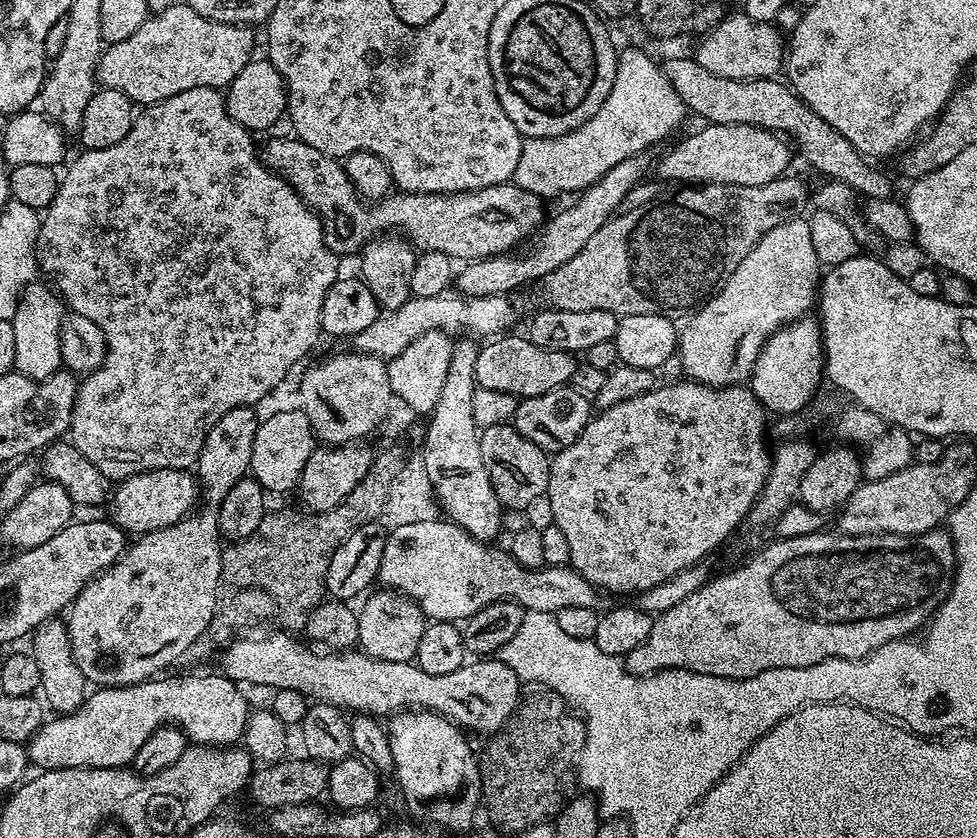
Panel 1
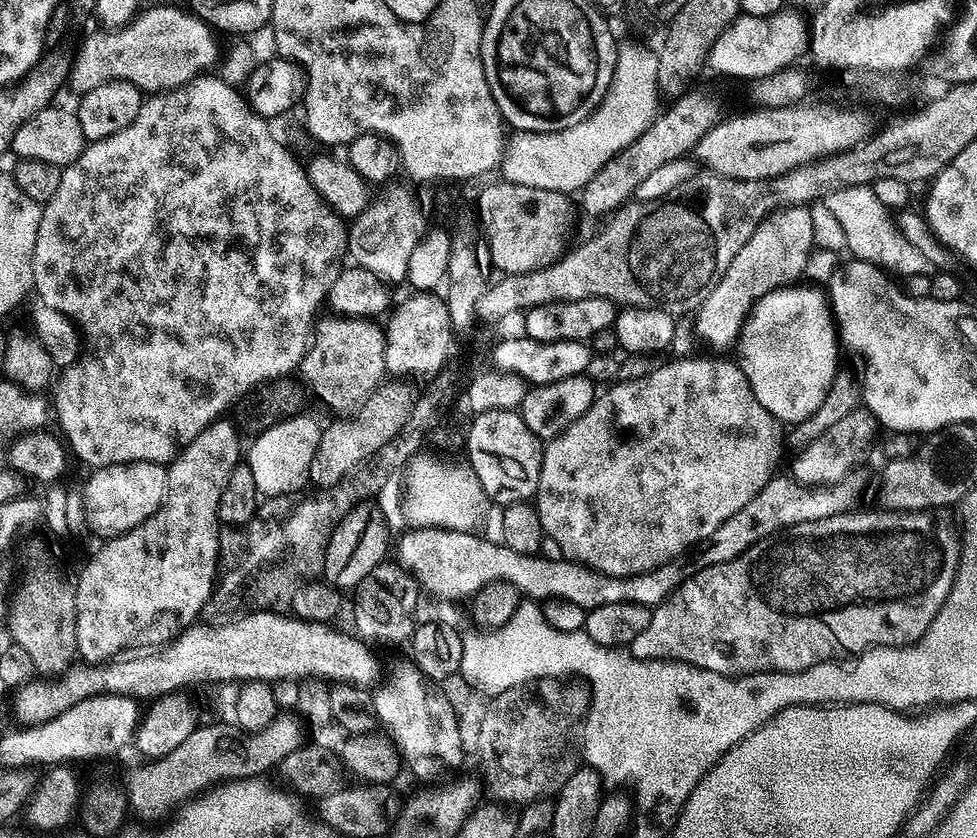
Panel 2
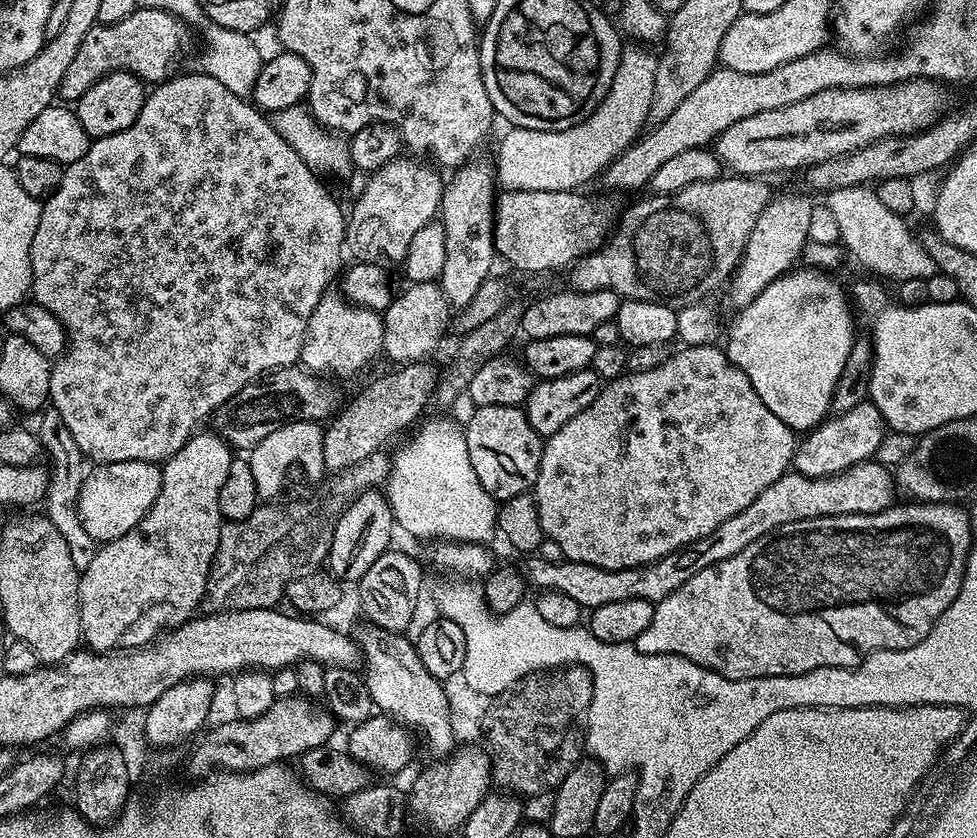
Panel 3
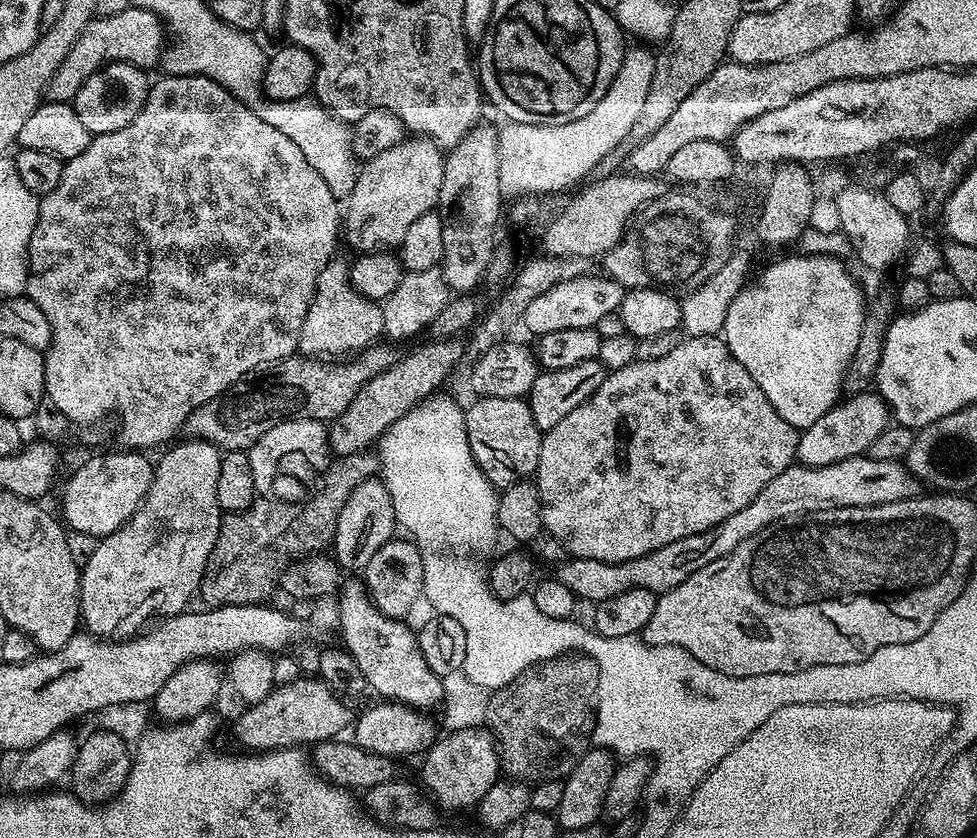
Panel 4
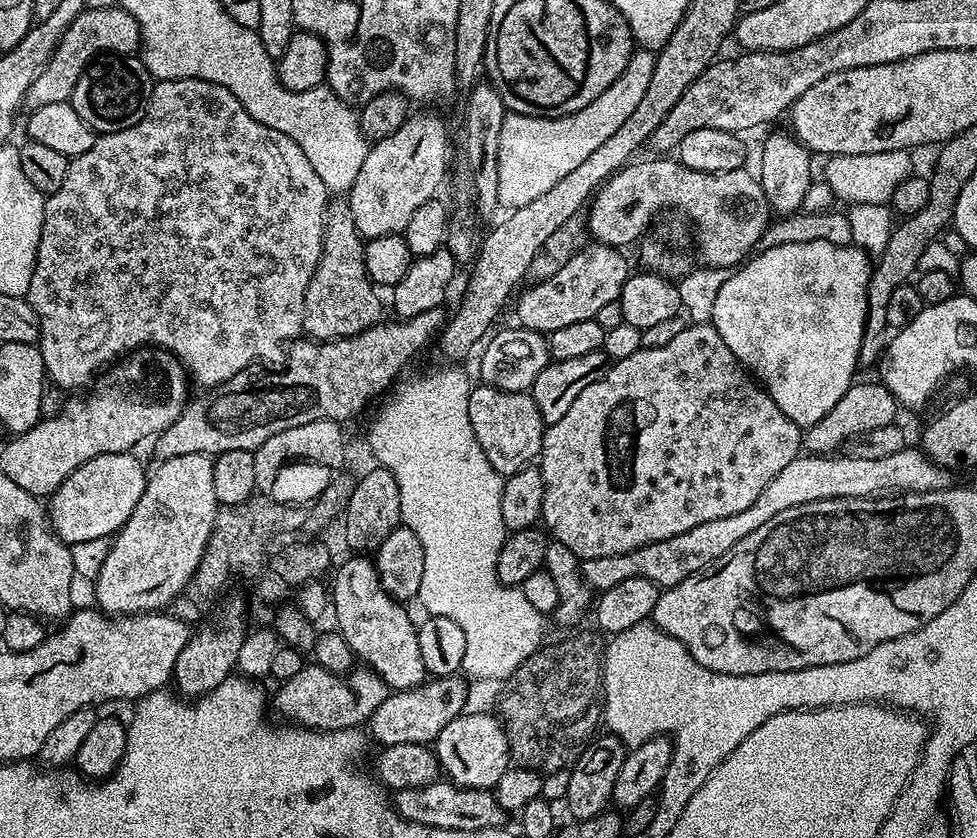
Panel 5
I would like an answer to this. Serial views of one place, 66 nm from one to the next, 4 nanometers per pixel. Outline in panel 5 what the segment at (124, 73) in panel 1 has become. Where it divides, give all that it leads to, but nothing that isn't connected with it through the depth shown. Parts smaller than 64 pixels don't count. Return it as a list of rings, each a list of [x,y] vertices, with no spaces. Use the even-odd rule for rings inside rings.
[[[85,7],[84,12],[66,30],[62,42],[58,42],[50,62],[38,74],[38,78],[34,78],[34,86],[30,86],[28,91],[27,107],[41,108],[54,102],[71,101],[78,78],[82,78],[84,71],[97,57],[101,54],[132,54],[141,44],[138,22],[125,8]]]

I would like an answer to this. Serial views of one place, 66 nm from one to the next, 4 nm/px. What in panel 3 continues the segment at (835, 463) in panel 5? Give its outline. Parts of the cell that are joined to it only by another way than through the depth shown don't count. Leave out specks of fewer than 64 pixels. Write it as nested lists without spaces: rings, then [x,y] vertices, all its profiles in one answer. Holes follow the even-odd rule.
[[[875,458],[822,478],[804,476],[801,472],[789,470],[782,478],[778,478],[778,482],[770,482],[770,486],[766,486],[766,490],[762,490],[762,494],[758,494],[758,498],[754,498],[746,510],[734,514],[734,518],[726,518],[718,530],[641,568],[602,570],[586,562],[566,559],[546,561],[540,555],[532,554],[522,564],[522,571],[531,587],[533,584],[536,590],[561,591],[567,597],[574,598],[584,610],[606,606],[606,602],[622,602],[625,598],[646,598],[655,602],[678,590],[678,586],[682,586],[686,578],[698,574],[698,570],[706,570],[706,566],[714,566],[714,562],[734,558],[738,550],[750,546],[750,542],[762,538],[762,534],[772,532],[783,524],[823,516],[874,514],[886,510],[894,503],[892,488],[894,489],[894,476],[889,465],[882,464]]]

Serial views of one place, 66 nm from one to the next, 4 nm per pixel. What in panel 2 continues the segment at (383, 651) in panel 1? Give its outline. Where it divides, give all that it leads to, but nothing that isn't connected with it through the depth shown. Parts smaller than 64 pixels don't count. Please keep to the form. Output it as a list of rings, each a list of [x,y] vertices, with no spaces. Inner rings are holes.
[[[385,562],[374,566],[366,578],[354,589],[356,605],[352,608],[352,620],[356,623],[355,635],[369,645],[404,644],[411,641],[418,623],[416,603],[422,597],[422,589],[416,580],[399,563]]]

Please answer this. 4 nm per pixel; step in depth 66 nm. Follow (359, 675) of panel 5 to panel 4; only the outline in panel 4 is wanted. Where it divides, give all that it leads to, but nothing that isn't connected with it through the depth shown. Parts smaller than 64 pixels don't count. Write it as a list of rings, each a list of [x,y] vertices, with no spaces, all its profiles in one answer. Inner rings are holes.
[[[312,674],[301,675],[289,684],[277,684],[262,702],[245,707],[236,720],[234,732],[252,752],[271,752],[274,748],[315,746],[337,739],[354,724],[354,711],[347,699],[333,692],[329,684]]]

